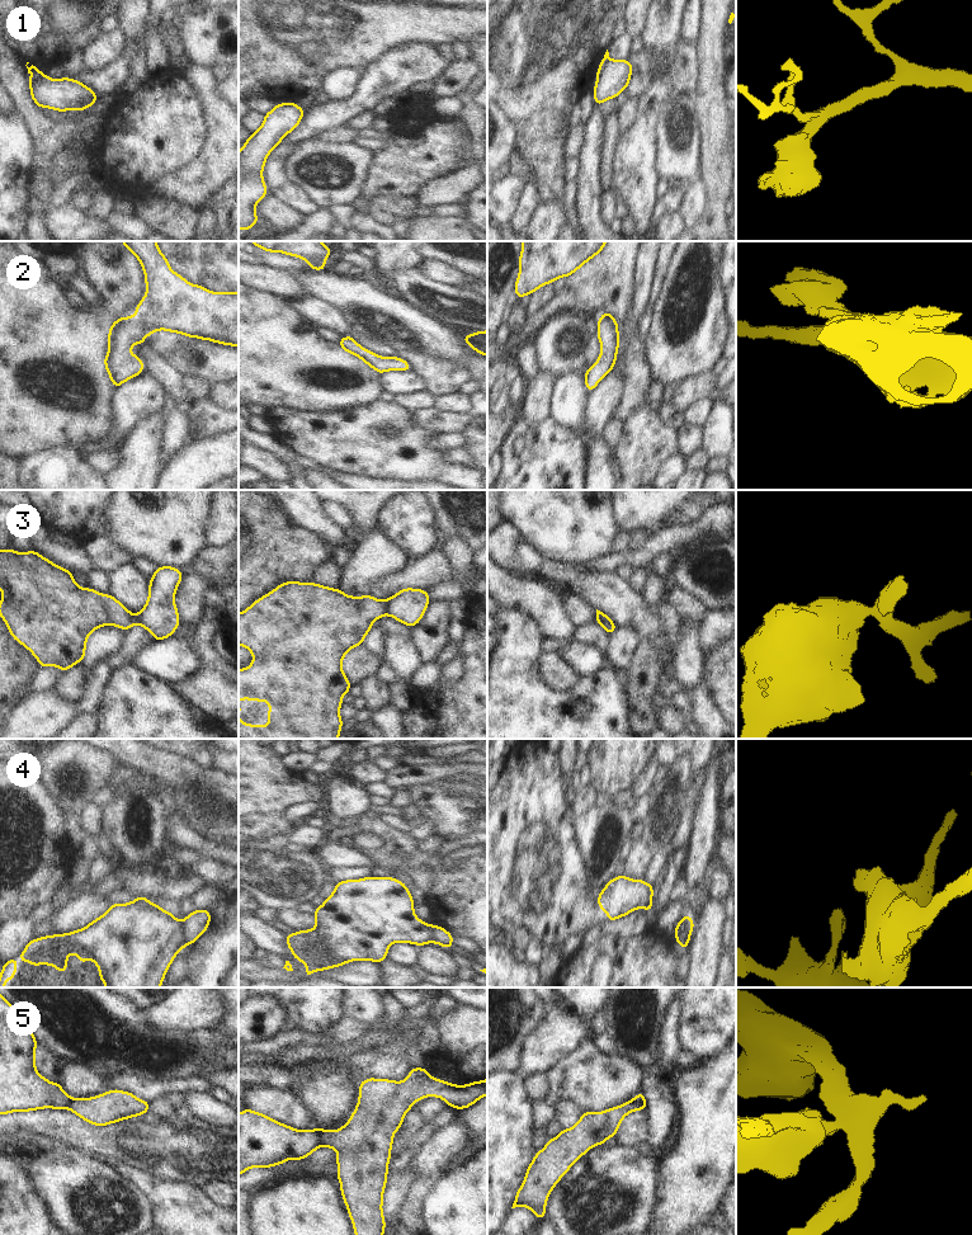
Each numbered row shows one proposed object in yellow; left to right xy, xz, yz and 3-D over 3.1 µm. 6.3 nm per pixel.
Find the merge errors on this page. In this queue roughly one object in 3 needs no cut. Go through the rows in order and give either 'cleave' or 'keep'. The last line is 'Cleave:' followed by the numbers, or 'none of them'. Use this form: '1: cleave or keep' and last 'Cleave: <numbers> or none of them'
1: cleave
2: keep
3: cleave
4: cleave
5: cleave
Cleave: 1, 3, 4, 5

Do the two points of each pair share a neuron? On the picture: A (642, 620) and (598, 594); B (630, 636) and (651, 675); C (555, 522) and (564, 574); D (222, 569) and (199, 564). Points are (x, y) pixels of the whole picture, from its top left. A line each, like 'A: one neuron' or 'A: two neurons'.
A: one neuron
B: two neurons
C: two neurons
D: one neuron

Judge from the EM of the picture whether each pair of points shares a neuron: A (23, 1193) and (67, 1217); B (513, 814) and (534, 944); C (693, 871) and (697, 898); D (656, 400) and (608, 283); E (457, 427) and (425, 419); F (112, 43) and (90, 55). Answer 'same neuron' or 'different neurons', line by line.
A: different neurons
B: different neurons
C: same neuron
D: different neurons
E: same neuron
F: same neuron

